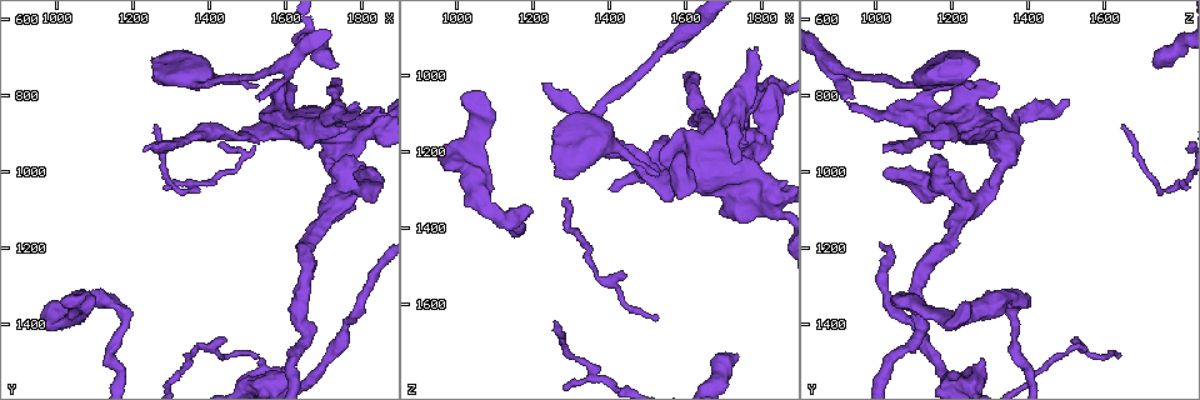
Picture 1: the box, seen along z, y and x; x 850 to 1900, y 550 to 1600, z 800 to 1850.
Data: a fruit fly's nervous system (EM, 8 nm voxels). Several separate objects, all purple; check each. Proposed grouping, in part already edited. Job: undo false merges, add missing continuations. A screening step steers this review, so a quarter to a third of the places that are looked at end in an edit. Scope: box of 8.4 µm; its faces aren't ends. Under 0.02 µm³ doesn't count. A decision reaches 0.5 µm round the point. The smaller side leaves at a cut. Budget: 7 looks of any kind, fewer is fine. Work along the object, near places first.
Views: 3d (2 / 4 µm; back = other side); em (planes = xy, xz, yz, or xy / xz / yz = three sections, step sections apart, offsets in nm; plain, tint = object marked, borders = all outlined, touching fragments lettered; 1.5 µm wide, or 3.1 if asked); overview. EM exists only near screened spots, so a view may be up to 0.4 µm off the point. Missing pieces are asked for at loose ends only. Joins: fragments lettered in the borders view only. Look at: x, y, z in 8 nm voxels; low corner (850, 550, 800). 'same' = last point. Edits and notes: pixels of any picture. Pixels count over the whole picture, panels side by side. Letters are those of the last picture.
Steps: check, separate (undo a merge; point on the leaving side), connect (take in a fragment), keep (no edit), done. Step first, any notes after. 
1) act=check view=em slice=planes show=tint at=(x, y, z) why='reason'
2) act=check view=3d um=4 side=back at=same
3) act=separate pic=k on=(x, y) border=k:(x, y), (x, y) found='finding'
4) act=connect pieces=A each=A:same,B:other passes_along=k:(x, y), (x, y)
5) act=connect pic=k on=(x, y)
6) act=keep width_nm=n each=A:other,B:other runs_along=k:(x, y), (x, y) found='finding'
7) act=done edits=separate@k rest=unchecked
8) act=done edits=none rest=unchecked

act=check view=em slice=planes show=borders at=(1785, 820, 930)

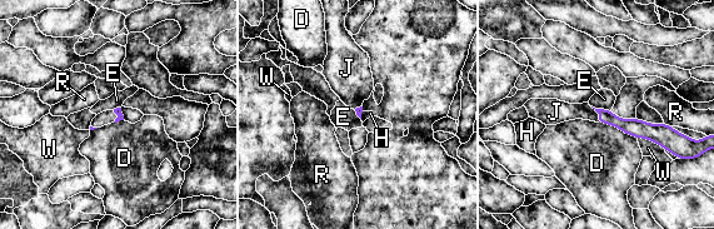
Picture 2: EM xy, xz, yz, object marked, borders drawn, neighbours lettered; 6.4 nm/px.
act=connect pieces=J each=D:other,E:other,H:other,J:same,R:other,W:other found='it goes on there'

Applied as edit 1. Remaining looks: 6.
act=check view=3d um=2 at=(1520, 810, 940) why='free end'

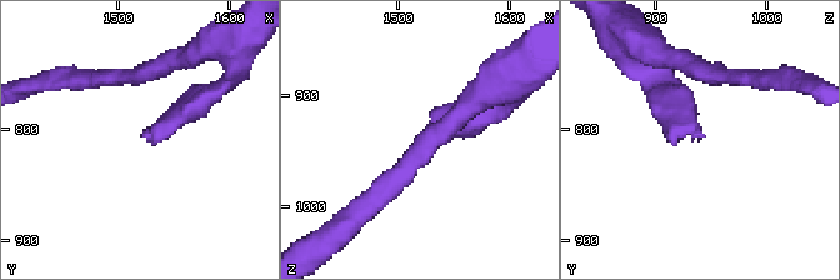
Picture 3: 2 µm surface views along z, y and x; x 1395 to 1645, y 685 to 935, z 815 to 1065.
act=check view=em slice=planes show=borders at=(1526, 806, 940)

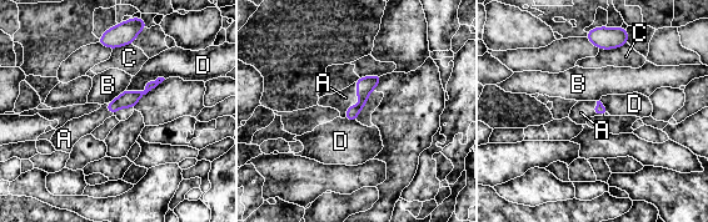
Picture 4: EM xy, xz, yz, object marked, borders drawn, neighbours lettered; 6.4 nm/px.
act=connect pieces=A each=A:same,B:other,C:other,D:other passes_along=4:(365, 85), (360, 104), (345, 97) found='the neuron continues'

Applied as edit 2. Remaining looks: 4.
act=check view=overview

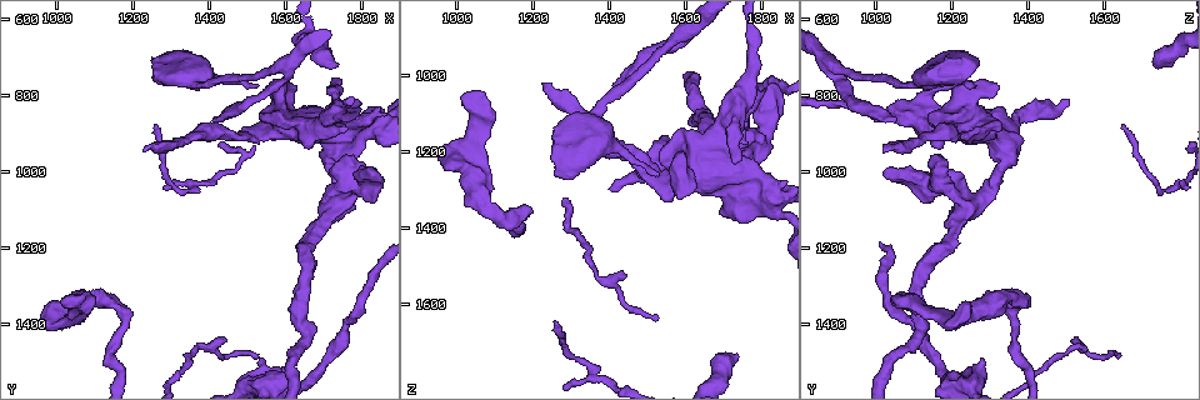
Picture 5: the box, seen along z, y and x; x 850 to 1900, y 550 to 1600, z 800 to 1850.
act=check view=3d um=2 at=(1540, 870, 1320) why='an open end'

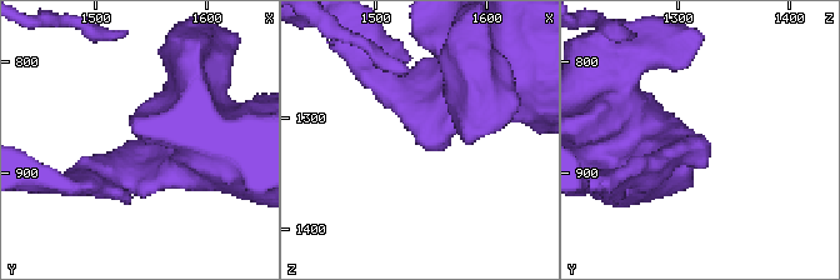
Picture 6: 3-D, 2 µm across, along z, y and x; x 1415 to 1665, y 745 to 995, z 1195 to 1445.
act=check view=em slice=yz step=8 show=tint at=(1536, 872, 1320) why='need the tissue'

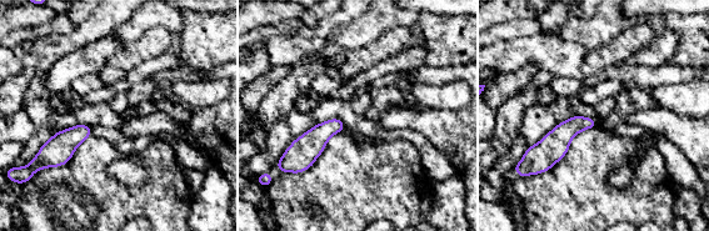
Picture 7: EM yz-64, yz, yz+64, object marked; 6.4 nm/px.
act=check view=em slice=planes show=borders at=same

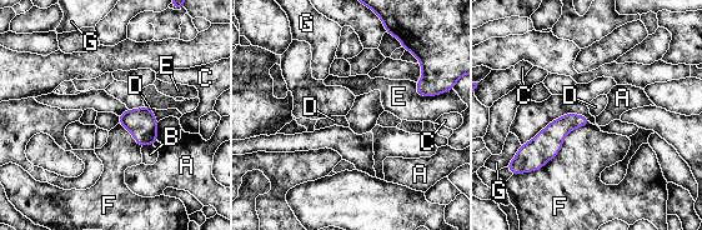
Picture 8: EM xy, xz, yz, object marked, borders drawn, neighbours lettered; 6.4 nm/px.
act=keep longest_contact=F:550nm each=A:other,B:other,C:other,D:other,E:other,F:other,G:other found='no lettered fragment goes on from it'

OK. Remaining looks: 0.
act=done edits=connect@2,connect@4 rest=unchecked

